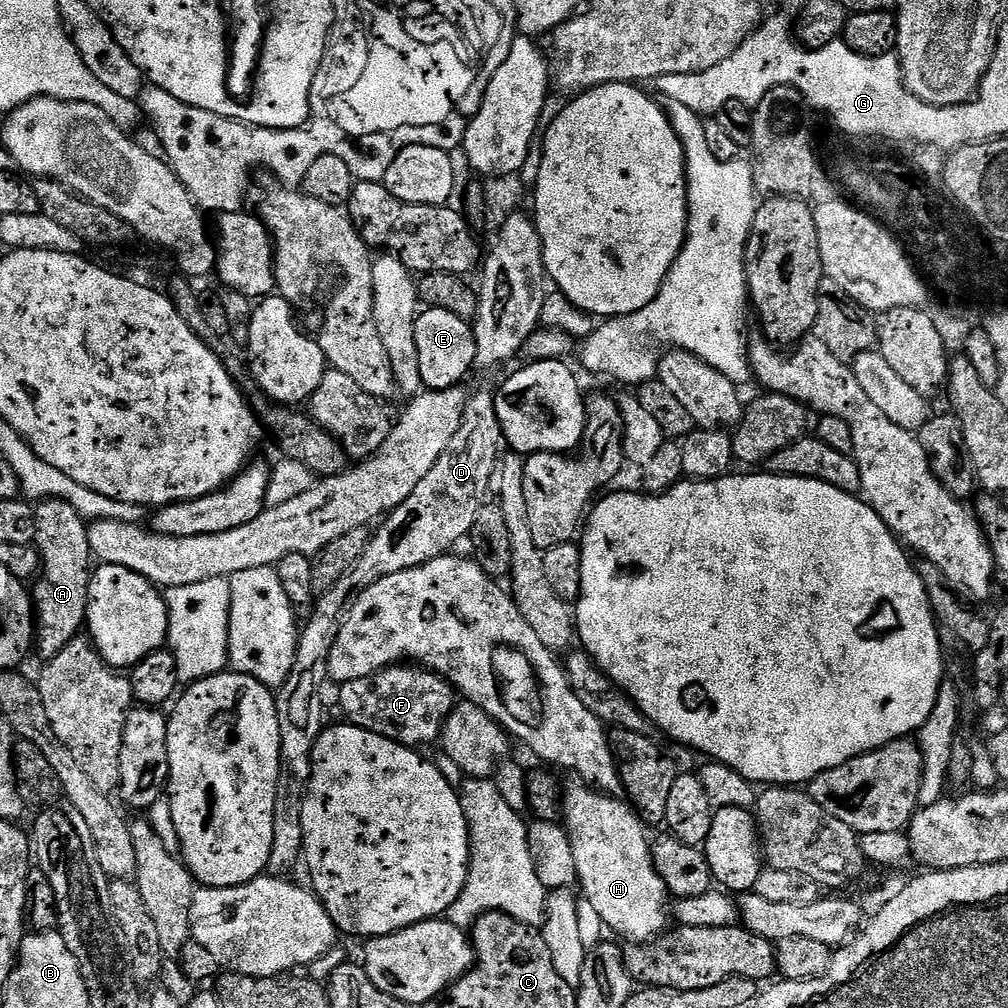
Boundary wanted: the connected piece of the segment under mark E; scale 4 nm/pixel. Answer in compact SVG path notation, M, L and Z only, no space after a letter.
M425 307L421 311L420 315L416 318L416 341L418 342L418 366L422 370L422 382L424 383L424 388L428 390L439 390L442 388L454 388L461 383L460 379L467 374L468 371L473 371L476 362L476 334L473 325L467 320L463 320L461 316L458 316L446 310L445 308L430 308Z

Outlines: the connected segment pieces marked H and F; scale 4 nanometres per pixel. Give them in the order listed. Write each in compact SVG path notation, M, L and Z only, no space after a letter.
M577 783L563 789L562 820L574 850L578 888L582 896L584 891L586 904L588 899L587 907L596 913L605 929L612 931L613 928L618 935L625 936L625 941L647 942L657 939L669 927L668 920L670 924L670 893L652 861L652 845L650 836L644 833L645 825L623 799L616 800L620 798L605 794L587 783Z
M412 662L390 664L368 676L345 679L341 684L340 704L348 715L347 723L409 746L432 744L435 740L437 743L446 718L458 703L458 693L447 677Z

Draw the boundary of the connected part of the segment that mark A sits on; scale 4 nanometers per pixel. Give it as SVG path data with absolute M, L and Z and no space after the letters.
M41 500L35 505L36 538L34 547L40 553L40 571L30 595L34 605L34 648L41 661L48 661L73 637L81 635L88 619L88 591L94 571L88 524L68 500Z

